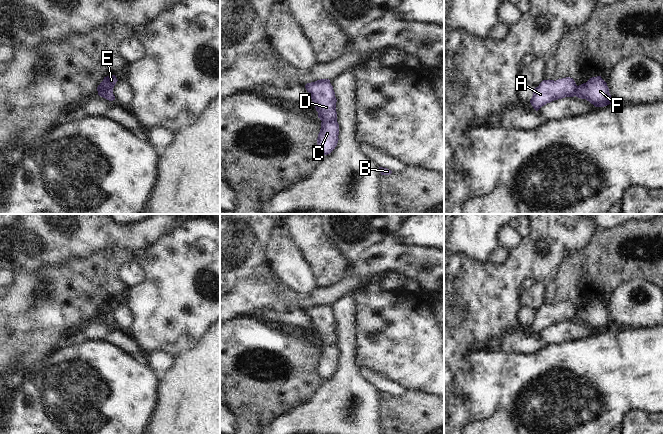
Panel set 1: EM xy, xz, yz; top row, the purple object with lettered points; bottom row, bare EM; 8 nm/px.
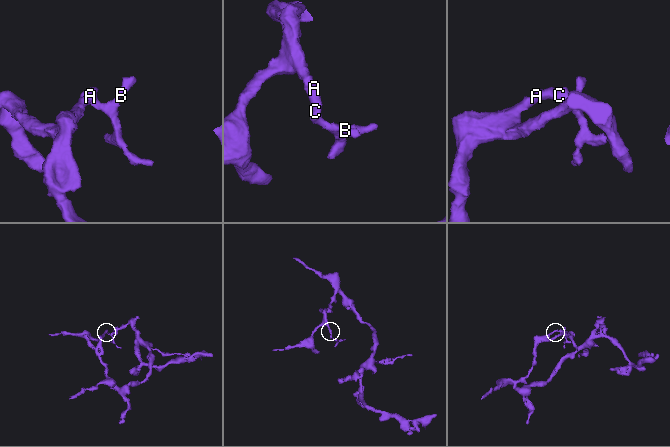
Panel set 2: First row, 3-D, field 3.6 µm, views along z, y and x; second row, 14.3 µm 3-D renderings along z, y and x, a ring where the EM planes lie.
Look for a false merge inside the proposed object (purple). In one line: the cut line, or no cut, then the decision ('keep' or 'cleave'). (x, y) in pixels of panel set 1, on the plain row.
xy (112, 314), (98, 316) | cleave

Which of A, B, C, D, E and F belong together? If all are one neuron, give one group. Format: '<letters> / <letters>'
A D E / B C F

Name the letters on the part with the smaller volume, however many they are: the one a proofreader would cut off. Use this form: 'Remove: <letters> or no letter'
Remove: B, C, F

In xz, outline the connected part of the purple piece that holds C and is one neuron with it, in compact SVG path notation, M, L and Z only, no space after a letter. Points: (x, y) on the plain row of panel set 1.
M337 344L322 345L317 362L317 374L324 380L330 378L338 367L339 348Z

